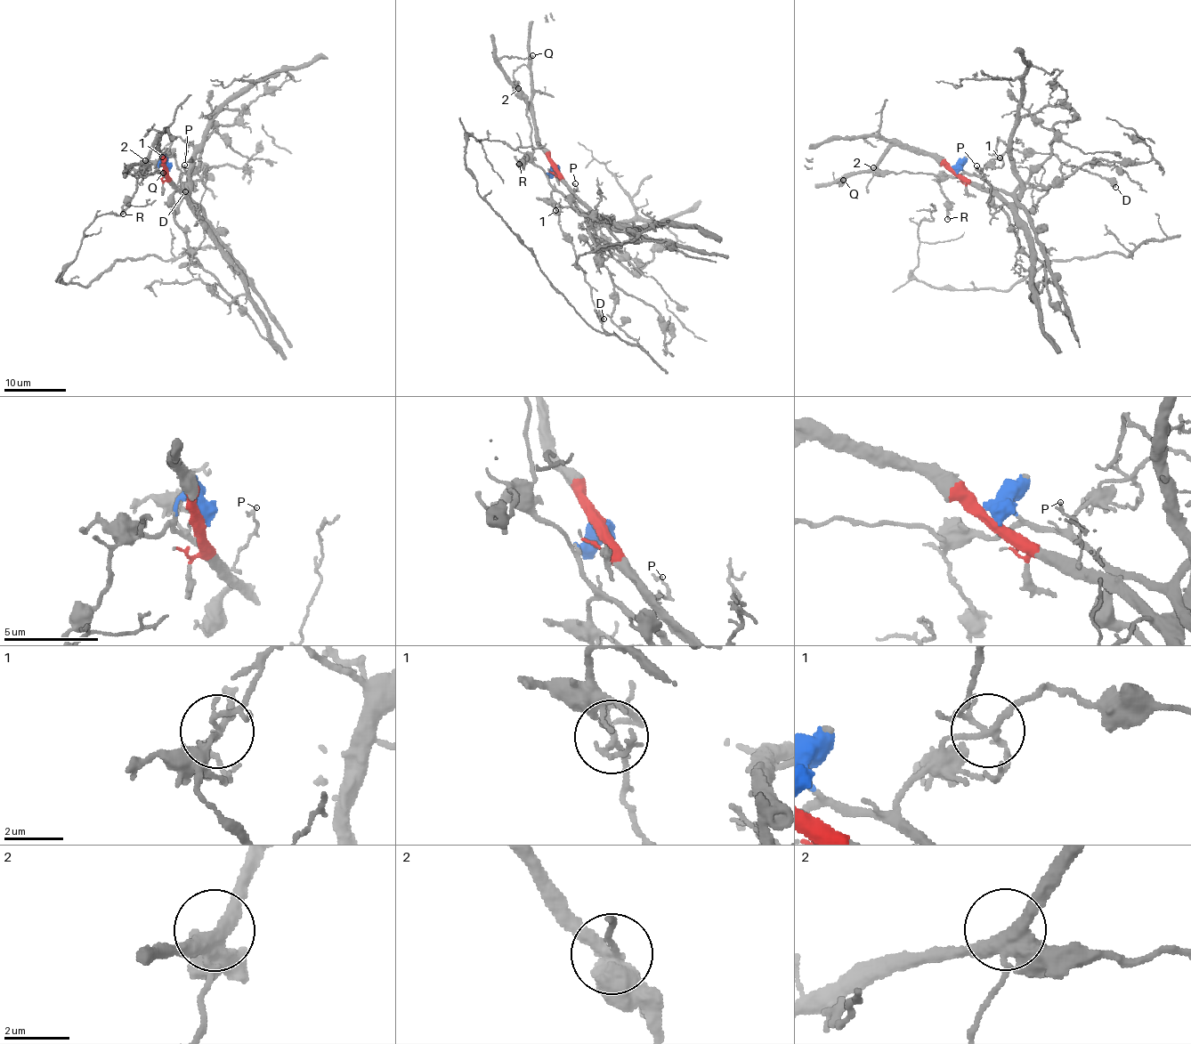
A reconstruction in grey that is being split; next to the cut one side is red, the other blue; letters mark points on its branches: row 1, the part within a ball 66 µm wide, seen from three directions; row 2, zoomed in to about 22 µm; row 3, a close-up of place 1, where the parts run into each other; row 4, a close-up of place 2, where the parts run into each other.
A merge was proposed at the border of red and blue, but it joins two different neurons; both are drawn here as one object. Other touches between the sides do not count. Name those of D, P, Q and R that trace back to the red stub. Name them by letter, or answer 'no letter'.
P, Q

